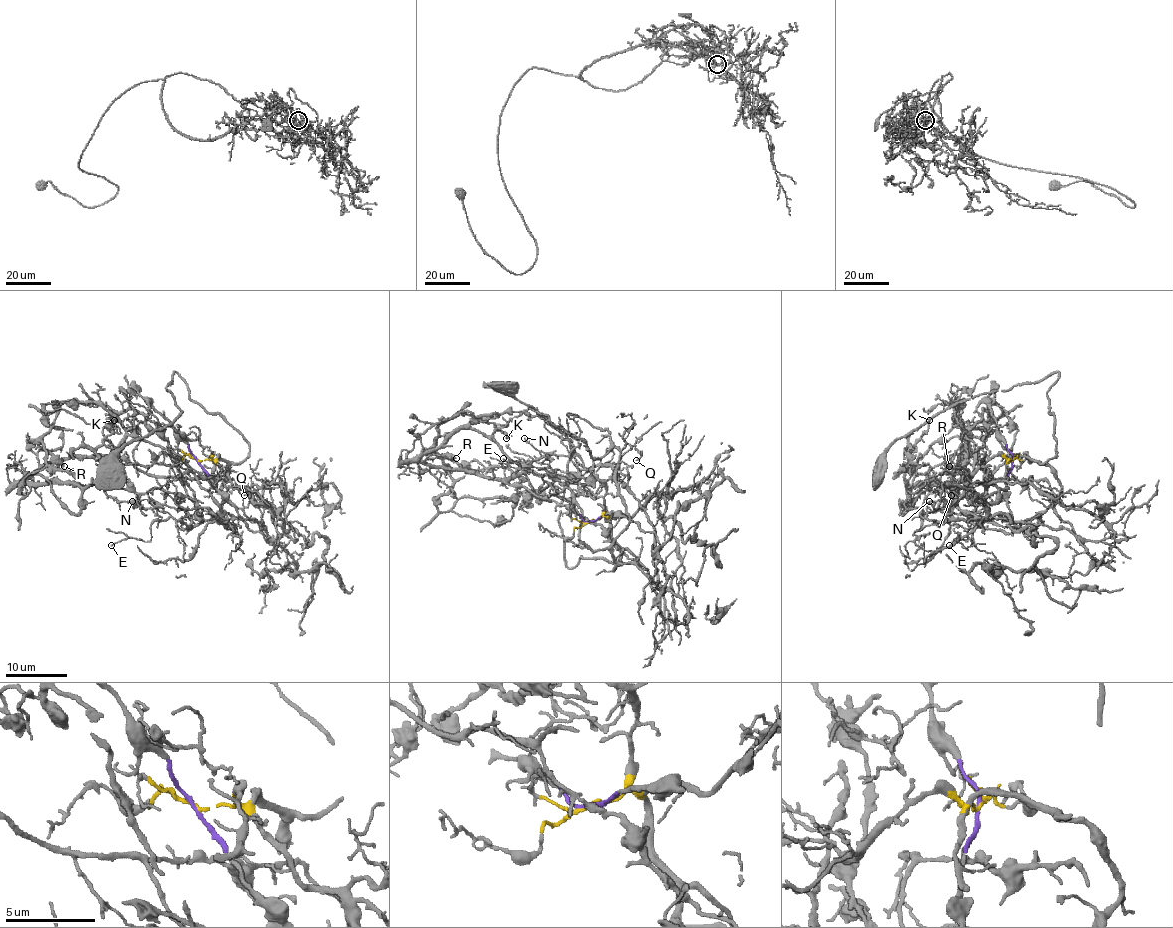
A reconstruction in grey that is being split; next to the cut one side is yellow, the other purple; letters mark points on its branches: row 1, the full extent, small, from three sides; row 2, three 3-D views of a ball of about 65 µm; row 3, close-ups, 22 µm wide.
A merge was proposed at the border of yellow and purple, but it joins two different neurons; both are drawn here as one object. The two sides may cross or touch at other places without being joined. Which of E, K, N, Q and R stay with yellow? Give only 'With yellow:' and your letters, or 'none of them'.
With yellow: E, Q

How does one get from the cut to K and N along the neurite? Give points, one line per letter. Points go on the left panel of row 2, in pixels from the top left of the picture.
K: (197, 460), (149, 403), (110, 454), (50, 460), (33, 482), (93, 485), (113, 420)
N: (197, 460), (149, 403), (149, 418), (194, 497), (151, 489), (140, 503), (154, 506), (146, 499), (132, 502)

